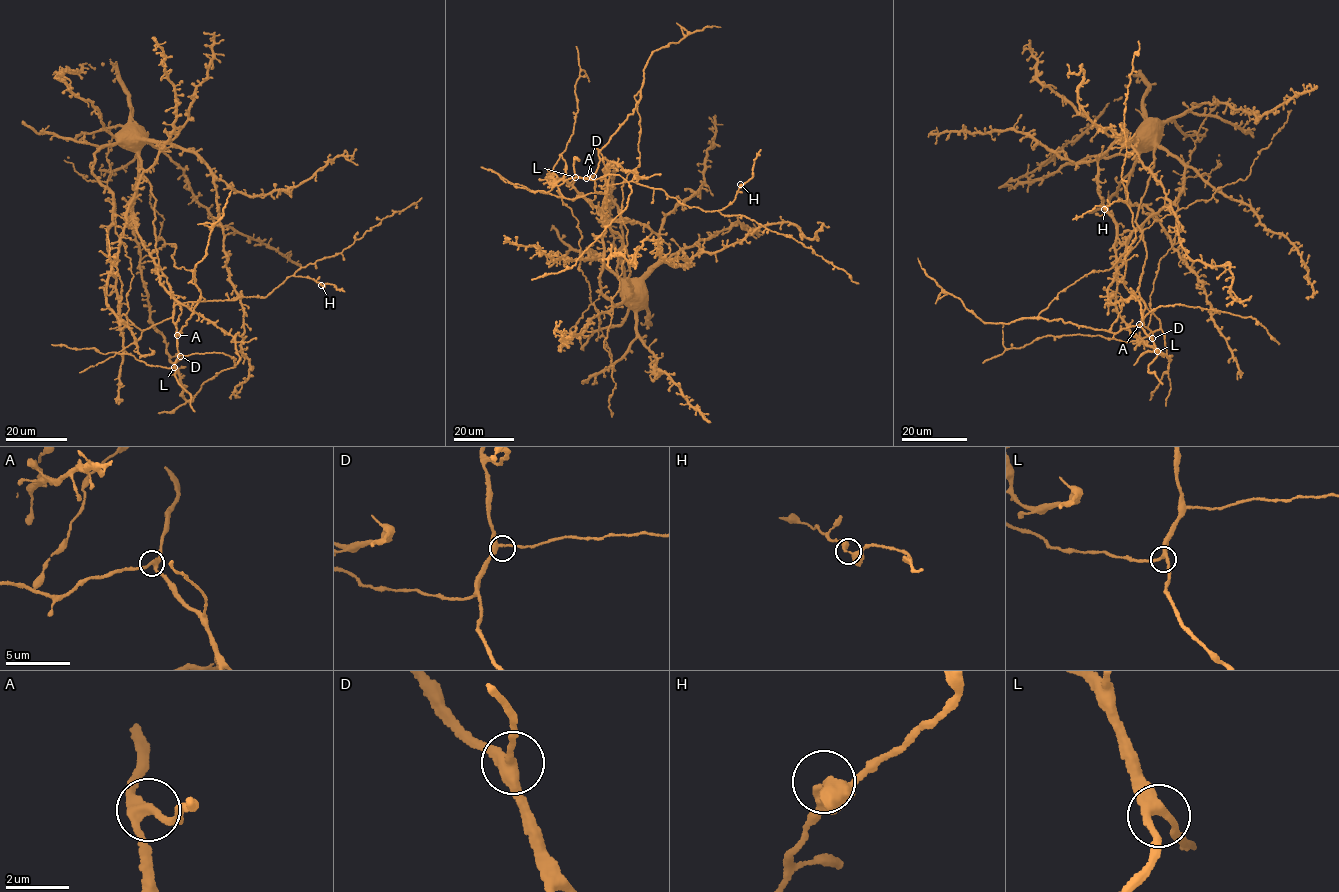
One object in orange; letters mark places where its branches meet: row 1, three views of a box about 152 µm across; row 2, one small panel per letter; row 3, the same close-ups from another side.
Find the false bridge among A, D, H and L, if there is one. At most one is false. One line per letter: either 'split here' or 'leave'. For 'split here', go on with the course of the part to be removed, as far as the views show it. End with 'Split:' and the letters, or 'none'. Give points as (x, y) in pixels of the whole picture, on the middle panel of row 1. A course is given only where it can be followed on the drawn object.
A: leave
D: leave
H: leave
L: leave
Split: none

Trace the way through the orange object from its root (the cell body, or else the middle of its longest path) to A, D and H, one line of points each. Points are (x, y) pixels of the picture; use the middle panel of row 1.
A: (630, 285), (627, 278), (629, 258), (619, 233), (604, 221), (605, 194), (594, 189), (593, 176)
D: (630, 285), (633, 282), (632, 291), (623, 241), (604, 221), (605, 194), (596, 192), (591, 175), (586, 178)
H: (630, 285), (623, 241), (604, 221), (608, 185), (632, 180), (711, 211), (731, 204), (740, 184)

